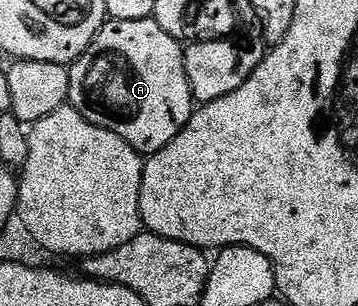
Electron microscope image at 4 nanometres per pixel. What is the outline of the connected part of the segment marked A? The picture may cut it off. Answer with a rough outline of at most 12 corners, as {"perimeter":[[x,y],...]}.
{"perimeter":[[155,19],[107,20],[68,104],[134,151],[194,112],[185,46]]}

